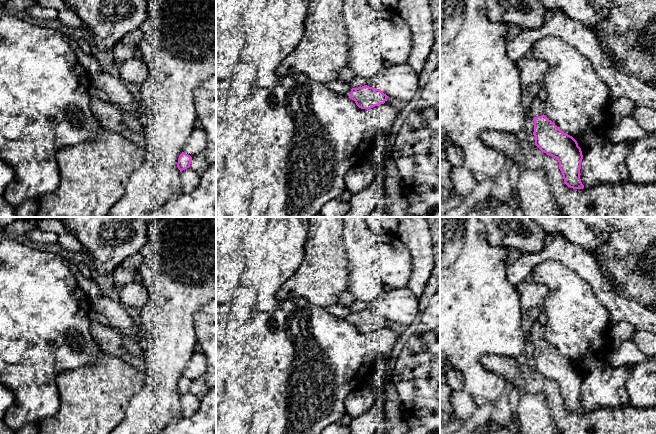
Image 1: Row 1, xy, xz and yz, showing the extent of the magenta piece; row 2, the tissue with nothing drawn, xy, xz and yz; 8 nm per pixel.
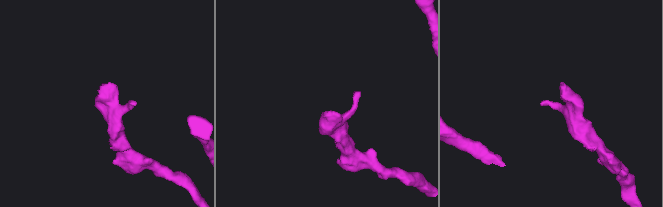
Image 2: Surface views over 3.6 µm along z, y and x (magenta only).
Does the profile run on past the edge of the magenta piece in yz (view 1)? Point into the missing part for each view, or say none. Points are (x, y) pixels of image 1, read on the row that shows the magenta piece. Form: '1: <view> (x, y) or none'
1: yz (537, 106)

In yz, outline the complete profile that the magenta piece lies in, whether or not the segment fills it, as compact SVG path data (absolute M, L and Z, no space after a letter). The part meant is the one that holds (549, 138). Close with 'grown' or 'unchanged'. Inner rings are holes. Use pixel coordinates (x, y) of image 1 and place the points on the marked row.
M536 96L529 107L534 121L535 145L544 153L556 158L564 183L573 189L583 189L580 179L581 148L570 135L561 131L554 122L544 115L545 104Z | grown

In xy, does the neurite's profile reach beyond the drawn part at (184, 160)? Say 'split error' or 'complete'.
complete

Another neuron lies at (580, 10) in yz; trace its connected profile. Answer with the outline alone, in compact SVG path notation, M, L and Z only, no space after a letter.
M538 0L549 14L561 11L571 19L580 21L592 32L602 20L602 15L597 13L585 0Z

